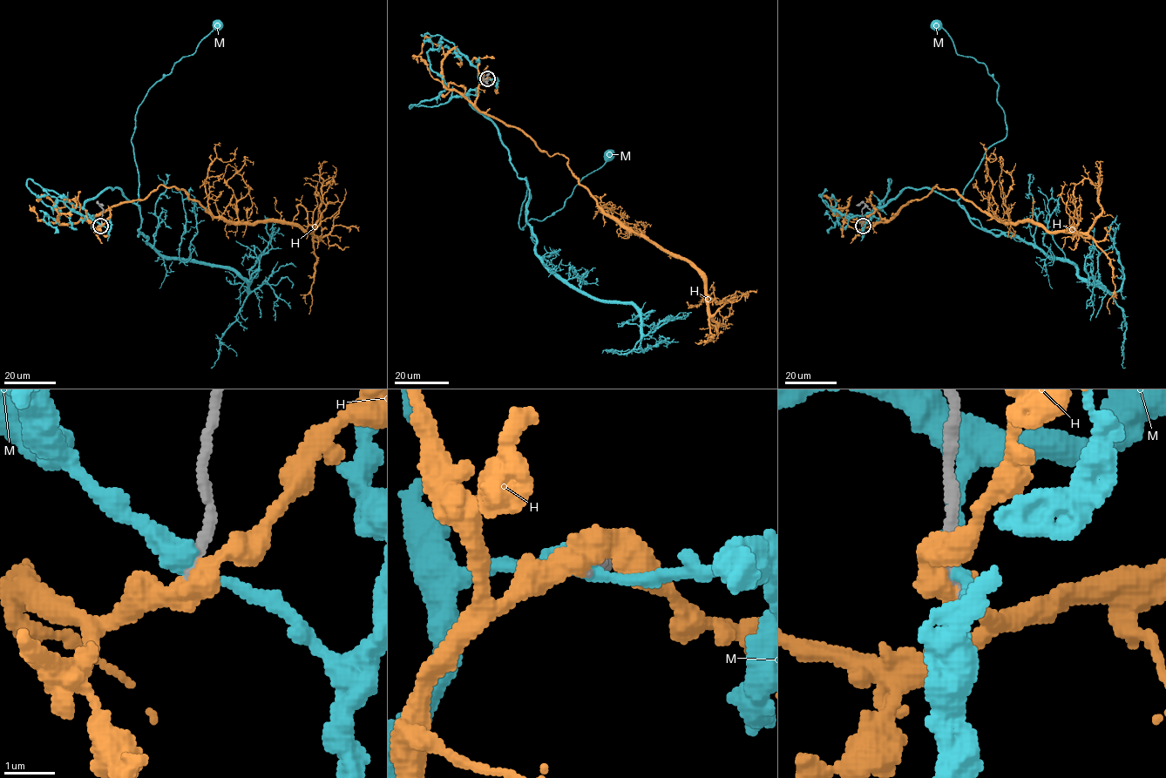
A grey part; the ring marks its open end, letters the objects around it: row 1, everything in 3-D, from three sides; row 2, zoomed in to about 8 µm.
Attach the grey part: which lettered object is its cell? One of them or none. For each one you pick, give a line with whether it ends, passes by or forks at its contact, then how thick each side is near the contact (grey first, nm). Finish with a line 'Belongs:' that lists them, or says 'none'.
H: it passes by; 240 nm thick on the grey side, 480 nm on the other
Belongs: H

